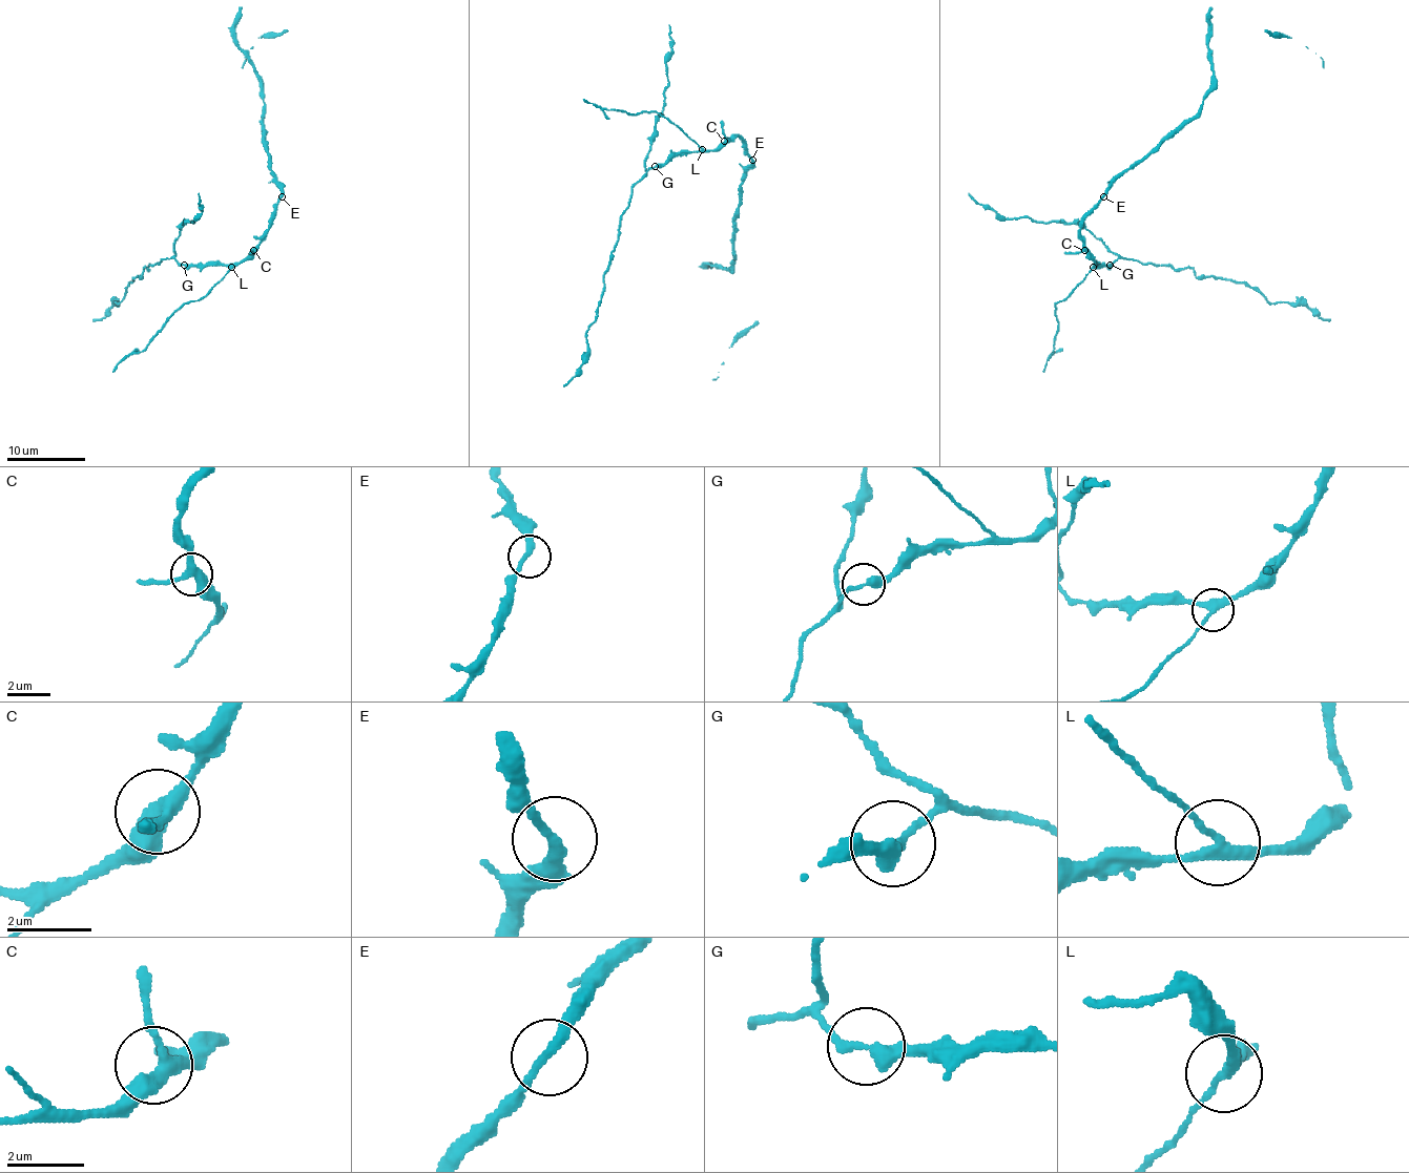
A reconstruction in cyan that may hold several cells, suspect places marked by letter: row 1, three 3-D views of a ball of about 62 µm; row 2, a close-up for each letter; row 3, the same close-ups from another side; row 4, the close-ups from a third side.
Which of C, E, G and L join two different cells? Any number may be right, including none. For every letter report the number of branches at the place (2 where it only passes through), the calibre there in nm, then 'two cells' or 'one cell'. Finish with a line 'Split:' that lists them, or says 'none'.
C: 3 branches meet; 360 nm thick; one cell
E: 2 branches meet; 240 nm thick; one cell
G: 2 branches meet; 320 nm thick; two cells
L: 3 branches meet; 260 nm thick; two cells
Split: G, L

